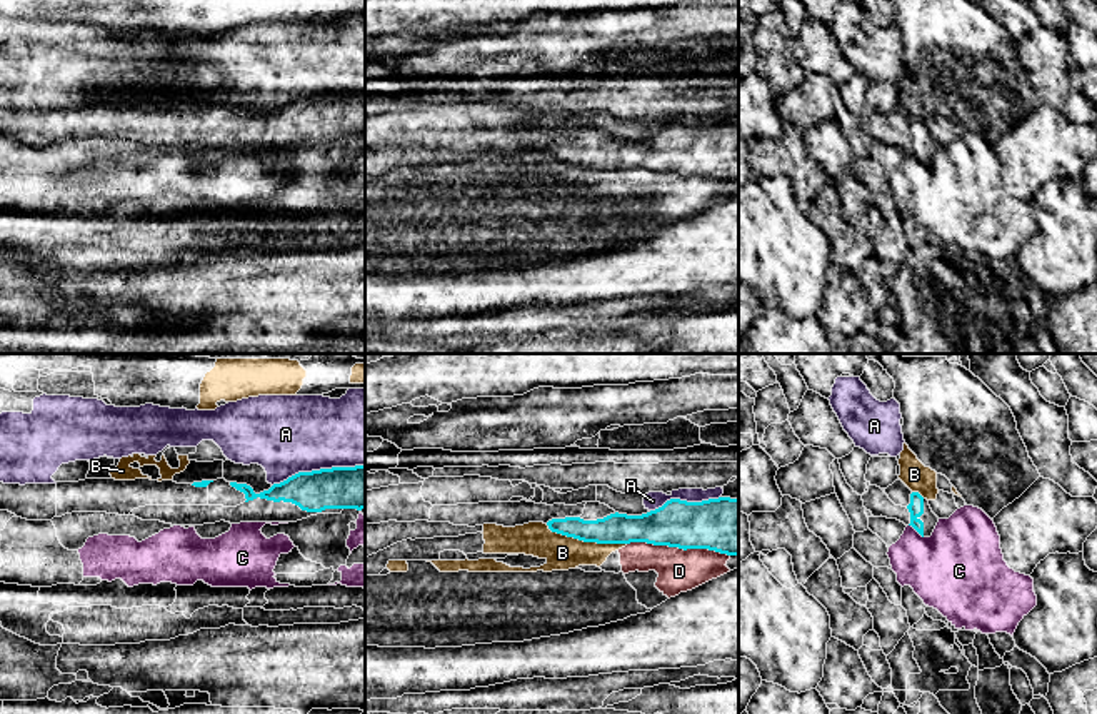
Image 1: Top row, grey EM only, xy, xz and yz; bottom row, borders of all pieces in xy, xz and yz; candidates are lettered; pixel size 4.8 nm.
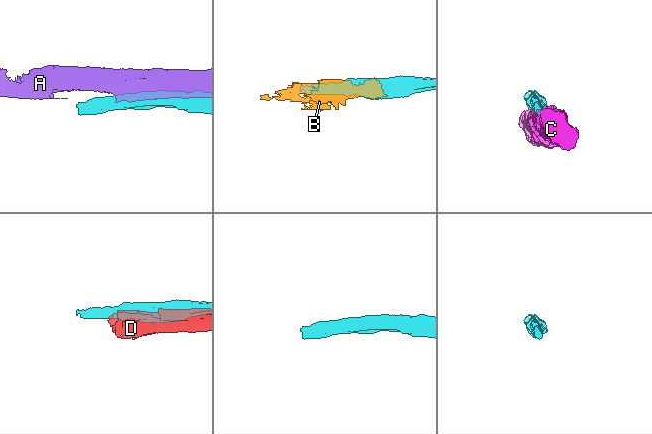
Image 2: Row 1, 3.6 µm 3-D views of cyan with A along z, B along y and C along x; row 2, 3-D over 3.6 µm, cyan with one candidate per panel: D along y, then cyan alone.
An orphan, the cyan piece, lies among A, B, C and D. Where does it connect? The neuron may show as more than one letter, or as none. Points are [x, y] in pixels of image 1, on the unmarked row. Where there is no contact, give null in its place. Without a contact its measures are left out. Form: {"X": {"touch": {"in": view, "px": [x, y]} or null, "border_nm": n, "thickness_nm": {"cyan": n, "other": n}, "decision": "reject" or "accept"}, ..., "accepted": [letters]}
{"A": {"touch": {"in": "xy", "px": [317, 97]}, "border_nm": 460, "thickness_nm": {"cyan": 220, "other": 380}, "decision": "reject"}, "B": {"touch": {"in": "xz", "px": [586, 167]}, "border_nm": 400, "thickness_nm": {"cyan": 140, "other": 170}, "decision": "reject"}, "C": {"touch": {"in": "yz", "px": [916, 155]}, "border_nm": 100, "thickness_nm": {"cyan": 80, "other": 380}, "decision": "reject"}, "D": {"touch": {"in": "xz", "px": [679, 174]}, "border_nm": 500, "thickness_nm": {"cyan": 260, "other": 200}, "decision": "reject"}, "accepted": []}

